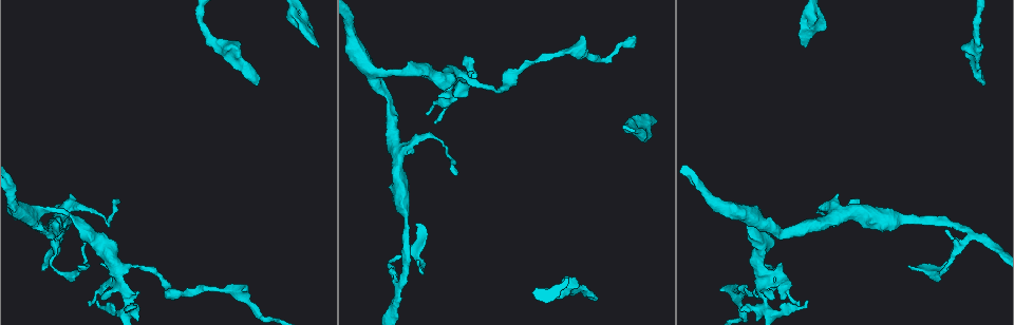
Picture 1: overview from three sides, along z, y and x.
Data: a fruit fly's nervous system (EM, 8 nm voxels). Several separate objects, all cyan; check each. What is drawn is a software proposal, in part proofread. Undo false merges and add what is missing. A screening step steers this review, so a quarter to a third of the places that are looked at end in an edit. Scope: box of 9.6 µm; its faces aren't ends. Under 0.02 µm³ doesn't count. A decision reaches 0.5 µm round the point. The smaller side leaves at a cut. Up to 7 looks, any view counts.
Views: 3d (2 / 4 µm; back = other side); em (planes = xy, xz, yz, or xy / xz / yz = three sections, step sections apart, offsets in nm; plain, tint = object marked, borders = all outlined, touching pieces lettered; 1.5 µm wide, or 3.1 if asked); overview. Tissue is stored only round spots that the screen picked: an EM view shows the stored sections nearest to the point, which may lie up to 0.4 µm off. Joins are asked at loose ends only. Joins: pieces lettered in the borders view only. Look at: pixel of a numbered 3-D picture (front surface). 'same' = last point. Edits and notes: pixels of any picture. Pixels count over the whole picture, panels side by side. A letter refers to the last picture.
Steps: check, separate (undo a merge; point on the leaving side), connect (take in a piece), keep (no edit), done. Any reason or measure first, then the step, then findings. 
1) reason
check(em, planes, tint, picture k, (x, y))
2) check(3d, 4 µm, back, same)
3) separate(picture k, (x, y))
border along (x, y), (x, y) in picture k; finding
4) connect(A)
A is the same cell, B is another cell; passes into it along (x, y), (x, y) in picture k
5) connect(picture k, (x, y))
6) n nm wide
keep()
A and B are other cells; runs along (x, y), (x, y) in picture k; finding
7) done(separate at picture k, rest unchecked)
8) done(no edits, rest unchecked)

thick turns thin
check(3d, 4 µm, picture 1, (308, 30))

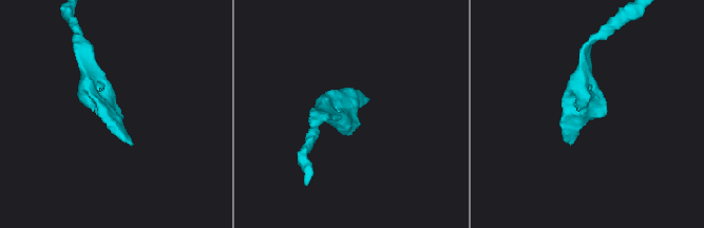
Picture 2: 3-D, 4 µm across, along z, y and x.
shape alone is not enough
check(em, xz, step 4, tint, picture 2, (576, 115))

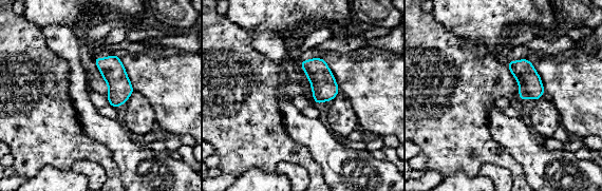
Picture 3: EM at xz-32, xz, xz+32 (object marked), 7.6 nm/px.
see the neighbours
check(em, xz, step 4, borders, same)

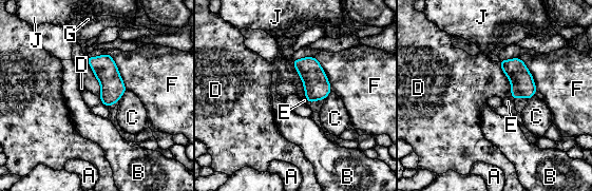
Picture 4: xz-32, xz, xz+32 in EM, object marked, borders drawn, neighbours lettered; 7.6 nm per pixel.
keep()
A, B, C, D, E, F, G and J are other cells; border along (110, 54), (127, 89) in picture 4; continuous, no second cell

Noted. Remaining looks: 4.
thick turns thin
check(3d, 4 µm, picture 1, (500, 91))

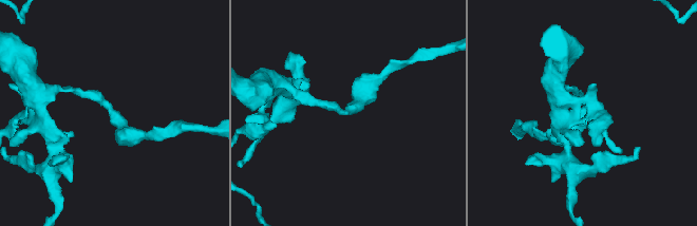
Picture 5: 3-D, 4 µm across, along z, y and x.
need the tissue
check(em, xz, step 4, tint, picture 5, (582, 108))

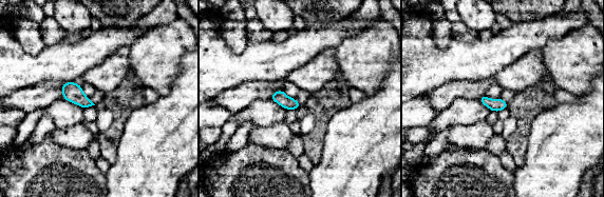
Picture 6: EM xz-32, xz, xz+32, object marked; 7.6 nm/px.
another direction
check(em, planes, borders, same)

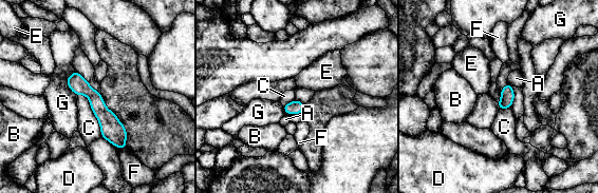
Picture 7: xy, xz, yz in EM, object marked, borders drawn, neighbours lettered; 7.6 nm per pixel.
keep()
A, B, C, D, E, F and G are other cells; runs along (75, 74), (123, 145) in picture 7; continuous, no second cell

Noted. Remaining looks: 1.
branch stops here
check(em, planes, borders, picture 1, (416, 261))

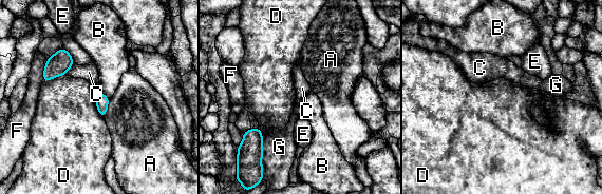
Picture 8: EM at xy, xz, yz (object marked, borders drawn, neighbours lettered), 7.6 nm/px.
keep()
A, B, C, D, E, F and G are other cells; border along (64, 74), (53, 77), (44, 82) in picture 8; none of them fits

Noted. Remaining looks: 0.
done(no edits, rest unchecked)

